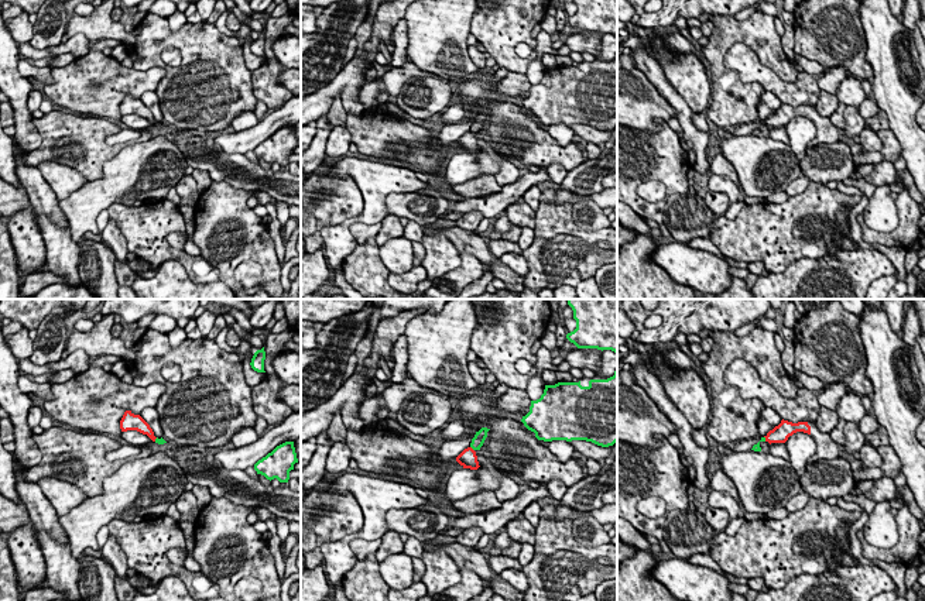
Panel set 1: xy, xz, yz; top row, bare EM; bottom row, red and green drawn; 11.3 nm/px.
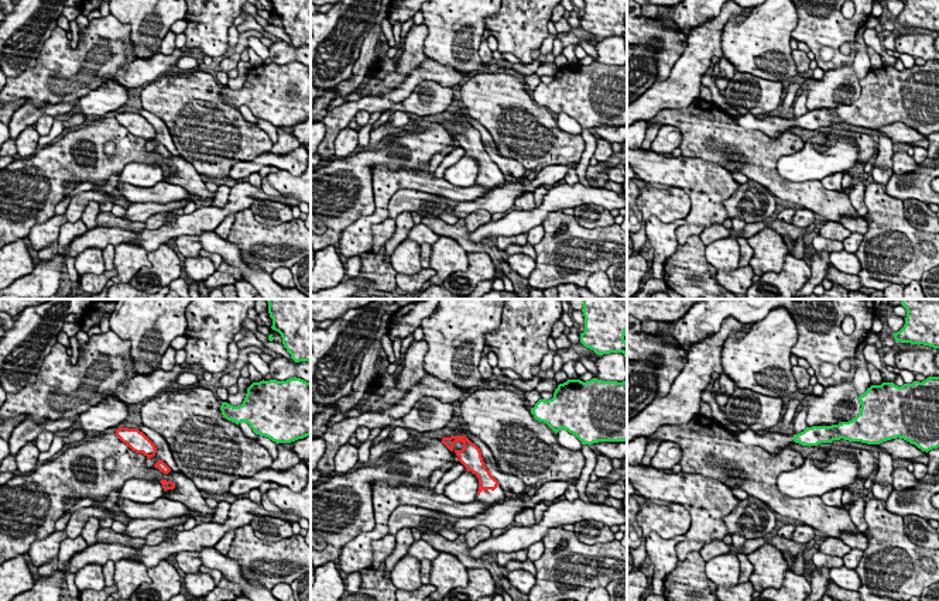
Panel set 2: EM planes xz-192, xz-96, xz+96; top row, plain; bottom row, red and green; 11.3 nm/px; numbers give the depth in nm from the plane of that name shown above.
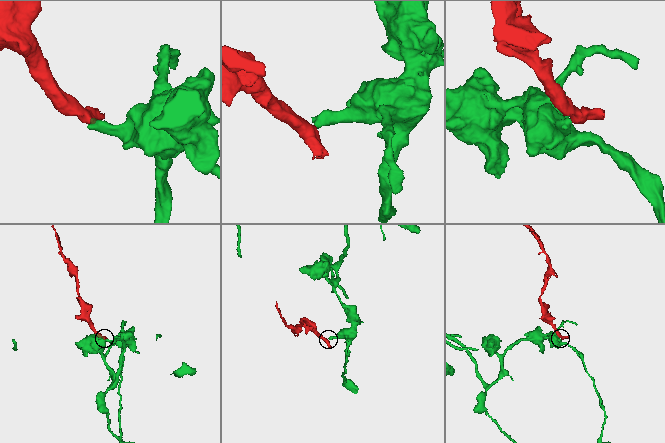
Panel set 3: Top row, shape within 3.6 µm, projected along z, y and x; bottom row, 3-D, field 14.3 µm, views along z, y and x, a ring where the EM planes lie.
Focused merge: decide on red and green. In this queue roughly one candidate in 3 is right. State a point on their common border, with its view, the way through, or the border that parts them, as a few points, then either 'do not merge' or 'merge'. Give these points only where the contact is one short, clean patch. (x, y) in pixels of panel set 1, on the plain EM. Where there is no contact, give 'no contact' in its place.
xz (472, 133) | along xz (470, 130), (473, 134) | do not merge

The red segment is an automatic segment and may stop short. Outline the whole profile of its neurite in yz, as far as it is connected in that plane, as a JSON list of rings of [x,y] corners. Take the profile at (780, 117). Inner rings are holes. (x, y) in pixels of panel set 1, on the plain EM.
[[[782,103],[781,107],[770,114],[764,121],[770,128],[785,127],[788,121],[796,116],[808,117],[816,126],[816,137],[812,141],[815,145],[839,141],[839,128],[833,126],[829,117],[820,116],[816,107],[812,106],[792,107]]]

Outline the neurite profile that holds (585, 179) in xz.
[[[617,126],[613,128],[611,137],[604,142],[600,155],[568,171],[561,189],[579,196],[600,193],[603,192],[602,181],[609,174],[617,174]]]

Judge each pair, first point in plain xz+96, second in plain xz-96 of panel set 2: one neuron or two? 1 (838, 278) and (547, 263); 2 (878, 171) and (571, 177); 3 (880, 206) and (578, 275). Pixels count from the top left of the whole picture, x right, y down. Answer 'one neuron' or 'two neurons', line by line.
1: two neurons
2: one neuron
3: one neuron

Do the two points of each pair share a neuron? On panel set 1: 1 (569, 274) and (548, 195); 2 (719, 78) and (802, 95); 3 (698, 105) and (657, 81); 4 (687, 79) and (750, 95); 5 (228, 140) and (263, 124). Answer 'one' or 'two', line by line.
1: one
2: two
3: two
4: two
5: one

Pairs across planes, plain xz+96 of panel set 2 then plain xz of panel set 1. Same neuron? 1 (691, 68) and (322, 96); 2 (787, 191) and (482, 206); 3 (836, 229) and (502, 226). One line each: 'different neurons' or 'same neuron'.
1: same neuron
2: different neurons
3: different neurons

